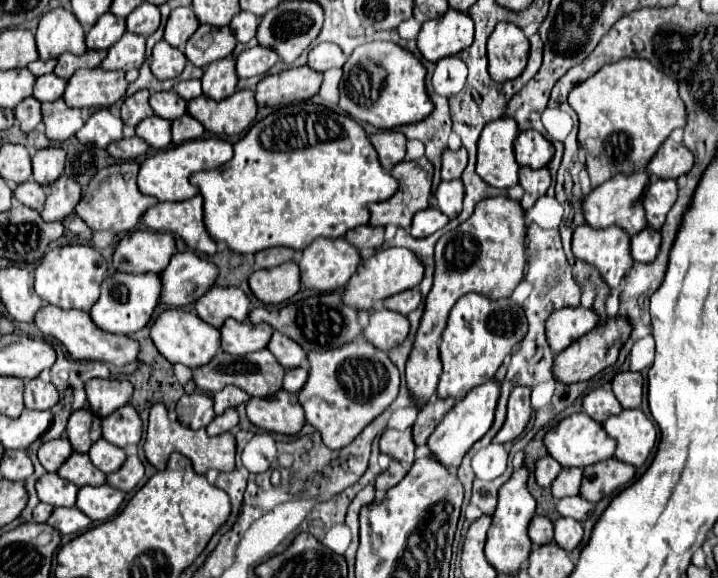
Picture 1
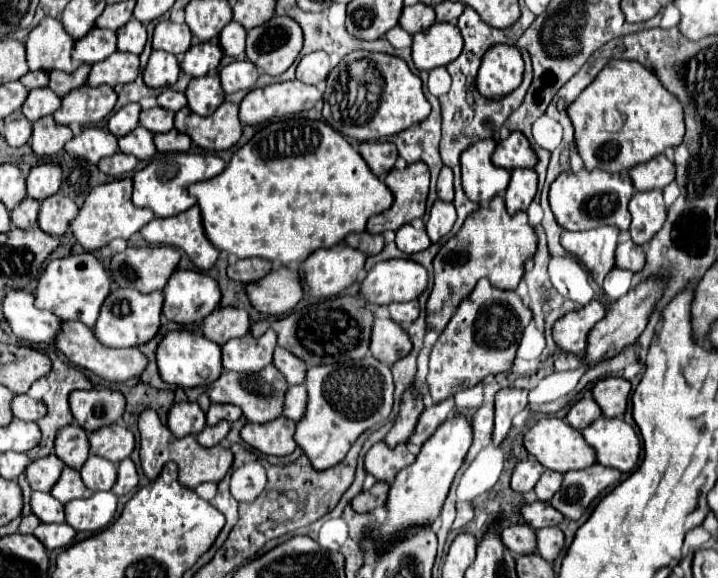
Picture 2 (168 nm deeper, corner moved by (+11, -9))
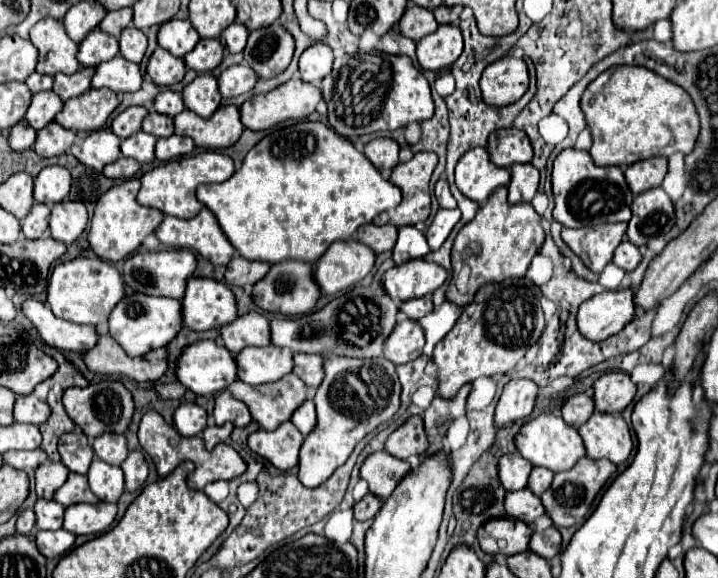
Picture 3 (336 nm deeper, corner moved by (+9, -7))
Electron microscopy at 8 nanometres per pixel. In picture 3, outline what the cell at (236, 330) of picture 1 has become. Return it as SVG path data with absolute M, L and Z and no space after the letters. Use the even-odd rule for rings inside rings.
M245 347L235 359L239 365L239 379L247 385L275 383L283 379L283 375L289 375L293 371L293 351L287 347Z

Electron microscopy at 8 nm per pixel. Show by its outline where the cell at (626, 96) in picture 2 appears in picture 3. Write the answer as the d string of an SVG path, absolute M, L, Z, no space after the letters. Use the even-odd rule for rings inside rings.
M617 65L603 71L585 89L581 97L581 109L593 133L593 147L589 153L597 165L619 165L625 169L631 163L643 161L647 157L671 157L677 151L683 155L689 155L699 135L699 115L687 91L683 91L679 85L655 75L645 67Z

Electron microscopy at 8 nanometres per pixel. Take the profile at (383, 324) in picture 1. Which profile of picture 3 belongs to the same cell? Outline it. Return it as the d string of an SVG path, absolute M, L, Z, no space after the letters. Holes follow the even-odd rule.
M405 319L399 321L395 331L389 335L383 353L395 365L403 365L423 355L423 345L425 345L423 327L417 321Z

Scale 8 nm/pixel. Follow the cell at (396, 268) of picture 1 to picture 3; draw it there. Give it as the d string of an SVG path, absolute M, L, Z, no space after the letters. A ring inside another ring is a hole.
M411 259L383 275L383 285L395 301L407 301L433 293L447 281L447 269L425 259Z

